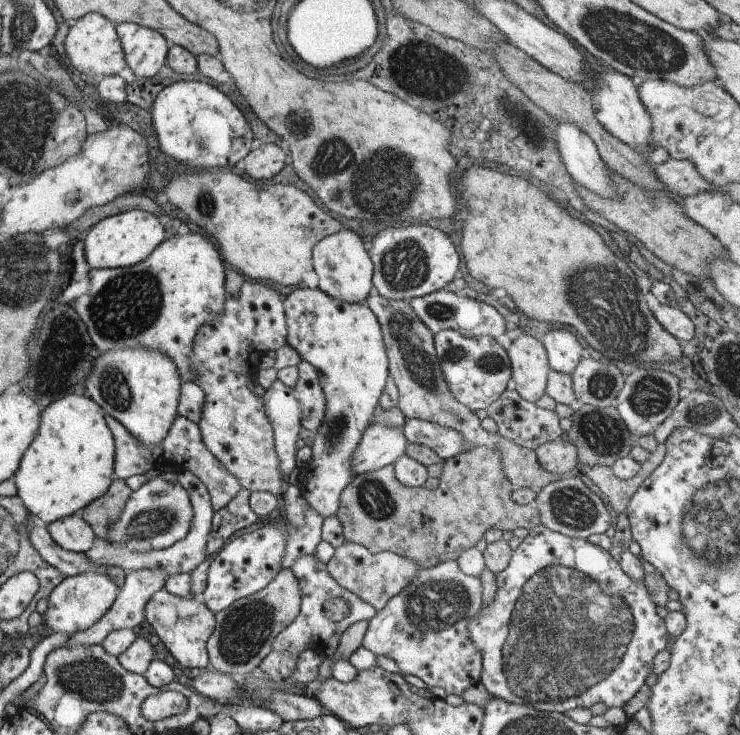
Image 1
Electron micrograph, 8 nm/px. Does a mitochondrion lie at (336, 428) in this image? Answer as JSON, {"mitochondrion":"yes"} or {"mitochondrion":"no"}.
{"mitochondrion":"yes"}

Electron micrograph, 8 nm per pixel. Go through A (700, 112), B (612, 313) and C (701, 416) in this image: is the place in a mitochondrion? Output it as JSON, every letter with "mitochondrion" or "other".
{"A":"mitochondrion","B":"mitochondrion","C":"mitochondrion"}

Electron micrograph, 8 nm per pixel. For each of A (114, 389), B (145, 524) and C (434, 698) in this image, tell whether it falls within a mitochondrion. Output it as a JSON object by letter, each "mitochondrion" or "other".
{"A":"mitochondrion","B":"mitochondrion","C":"other"}

